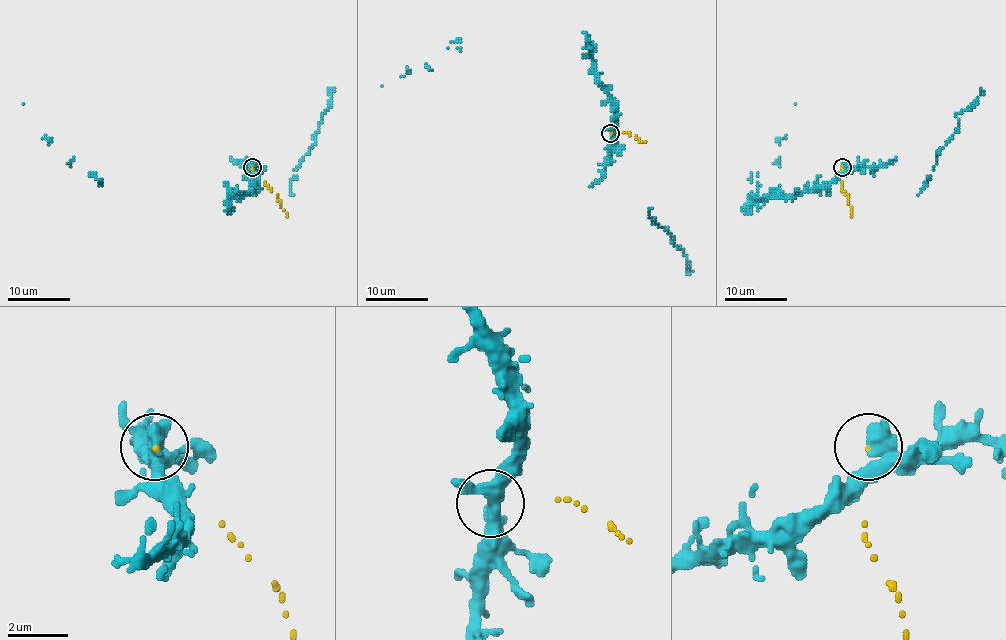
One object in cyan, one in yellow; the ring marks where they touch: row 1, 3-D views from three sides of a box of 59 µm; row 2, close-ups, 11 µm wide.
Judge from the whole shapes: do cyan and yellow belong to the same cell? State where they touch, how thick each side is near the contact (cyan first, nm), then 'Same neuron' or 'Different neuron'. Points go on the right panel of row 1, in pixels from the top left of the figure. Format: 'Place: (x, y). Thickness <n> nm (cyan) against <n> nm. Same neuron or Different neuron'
Place: (842, 167). Thickness 400 nm (cyan) against 100 nm. Different neuron

